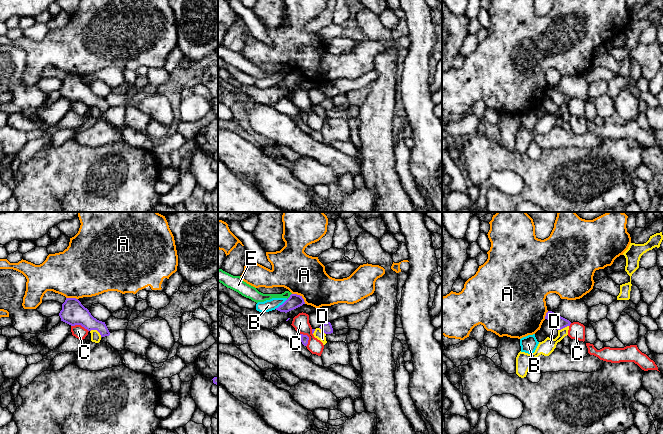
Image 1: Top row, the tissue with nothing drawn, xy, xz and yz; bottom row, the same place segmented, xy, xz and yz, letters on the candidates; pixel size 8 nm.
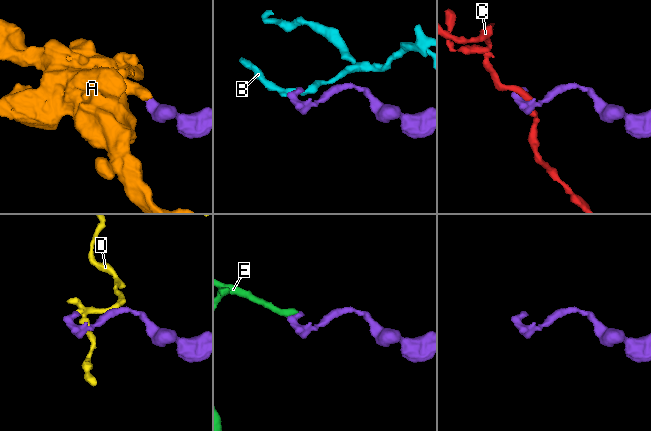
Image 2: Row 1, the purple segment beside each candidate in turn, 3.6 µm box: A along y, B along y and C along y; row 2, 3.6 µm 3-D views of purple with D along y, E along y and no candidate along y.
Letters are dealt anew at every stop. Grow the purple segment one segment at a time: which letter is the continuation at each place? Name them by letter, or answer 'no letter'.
no letter

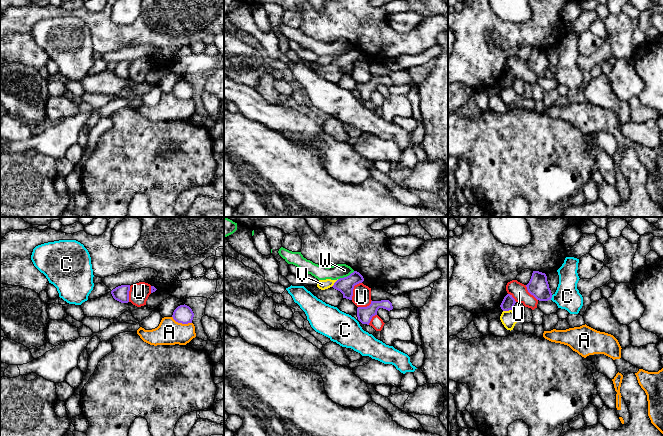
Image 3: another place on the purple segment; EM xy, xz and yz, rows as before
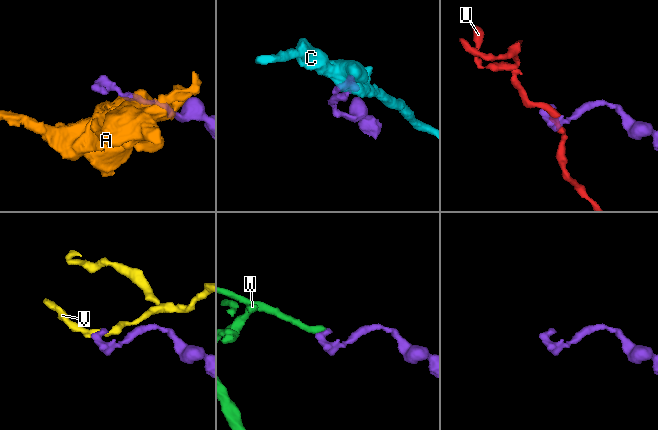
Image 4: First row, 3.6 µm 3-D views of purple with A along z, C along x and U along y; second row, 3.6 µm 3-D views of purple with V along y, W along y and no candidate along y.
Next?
no letter

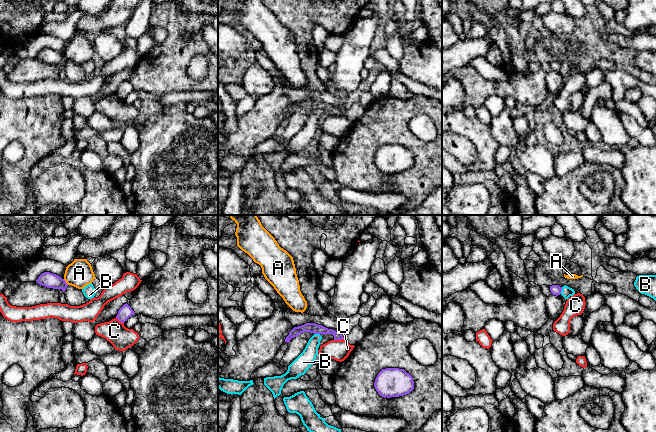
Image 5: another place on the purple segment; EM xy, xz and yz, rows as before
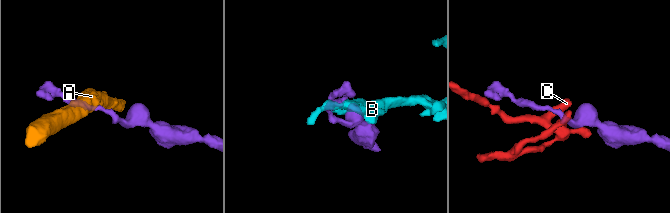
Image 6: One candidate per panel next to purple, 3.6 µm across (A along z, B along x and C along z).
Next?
no letter

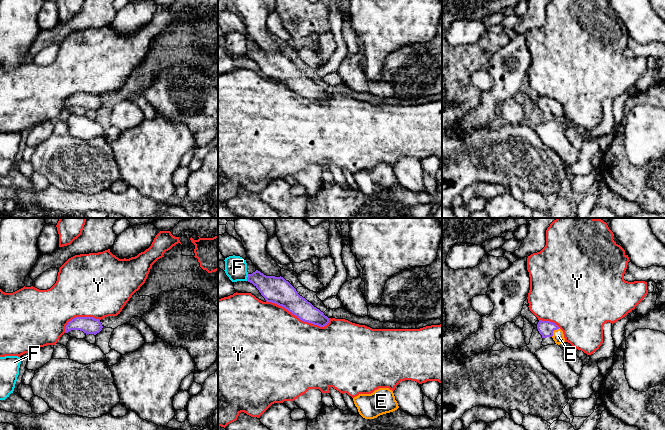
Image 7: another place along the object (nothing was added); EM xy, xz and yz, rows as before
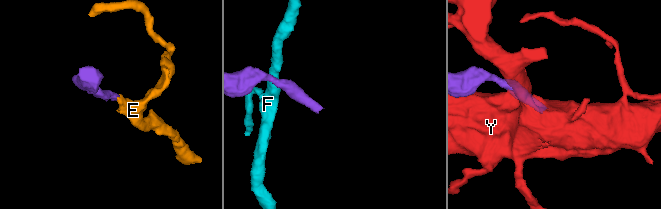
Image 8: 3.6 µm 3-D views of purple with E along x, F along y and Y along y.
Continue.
E

